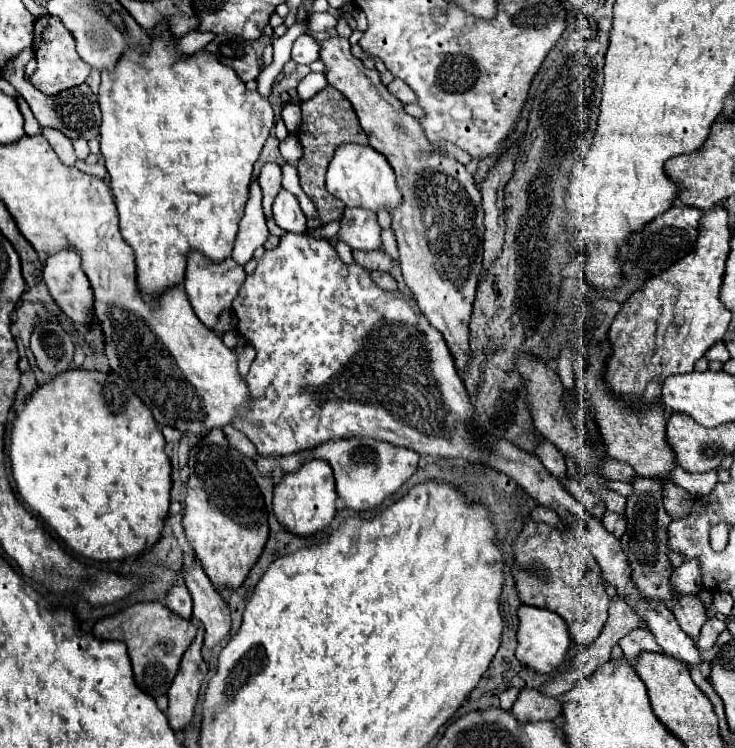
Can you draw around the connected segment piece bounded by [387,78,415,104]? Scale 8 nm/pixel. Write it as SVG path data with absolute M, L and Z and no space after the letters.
M393 80L391 84L387 84L387 90L395 96L395 98L399 98L403 104L409 104L409 102L415 102L415 94L413 94L413 90L403 82L403 80Z

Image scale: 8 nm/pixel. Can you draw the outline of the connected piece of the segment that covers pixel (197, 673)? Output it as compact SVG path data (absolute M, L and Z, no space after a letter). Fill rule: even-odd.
M199 626L193 644L183 654L179 674L175 676L175 680L167 692L167 698L169 698L167 720L175 732L183 730L191 722L193 712L195 712L195 704L199 700L201 682L207 674L207 666L201 658L203 634L205 634L205 630L203 630L203 626Z

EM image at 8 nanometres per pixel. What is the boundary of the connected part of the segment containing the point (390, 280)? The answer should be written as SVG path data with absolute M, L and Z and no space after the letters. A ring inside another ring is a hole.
M371 272L371 278L373 278L373 282L377 282L377 286L383 288L383 290L389 290L389 292L395 292L395 290L397 290L395 278L393 278L391 274L387 274L387 272Z

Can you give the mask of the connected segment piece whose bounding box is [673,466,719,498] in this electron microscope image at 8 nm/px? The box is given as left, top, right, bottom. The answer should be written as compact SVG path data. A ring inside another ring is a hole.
M679 466L679 470L675 468L673 472L675 472L675 480L673 482L679 484L681 488L685 488L693 498L701 498L701 496L709 494L715 488L715 484L719 482L717 470L703 472L703 474L691 474L691 472L687 472L687 470L683 470Z

